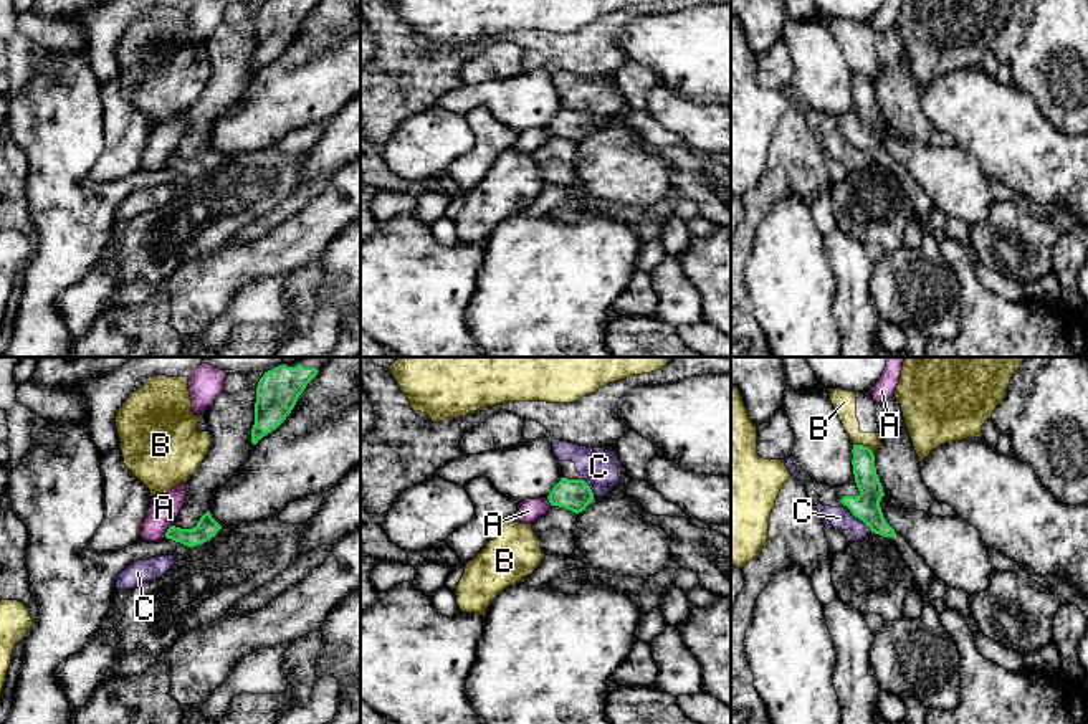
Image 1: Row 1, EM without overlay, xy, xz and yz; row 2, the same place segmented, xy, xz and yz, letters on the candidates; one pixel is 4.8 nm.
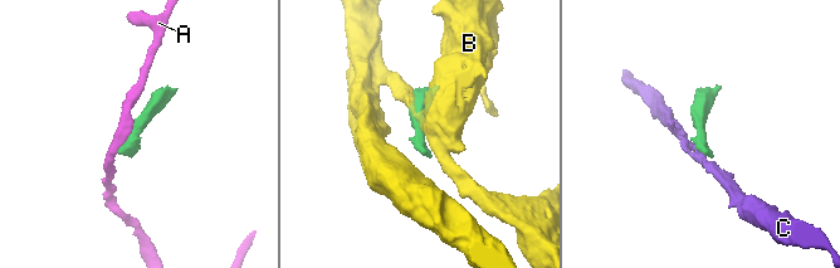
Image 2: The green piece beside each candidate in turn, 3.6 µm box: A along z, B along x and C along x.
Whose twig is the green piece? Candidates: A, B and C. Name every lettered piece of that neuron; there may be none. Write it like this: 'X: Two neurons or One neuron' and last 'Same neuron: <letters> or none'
A: Two neurons
B: Two neurons
C: Two neurons
Same neuron: none

